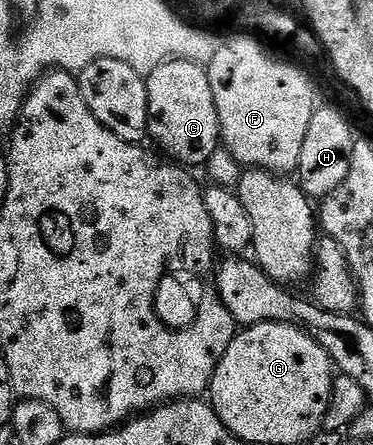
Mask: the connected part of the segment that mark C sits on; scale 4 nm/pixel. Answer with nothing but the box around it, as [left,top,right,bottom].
[146,60,222,168]

